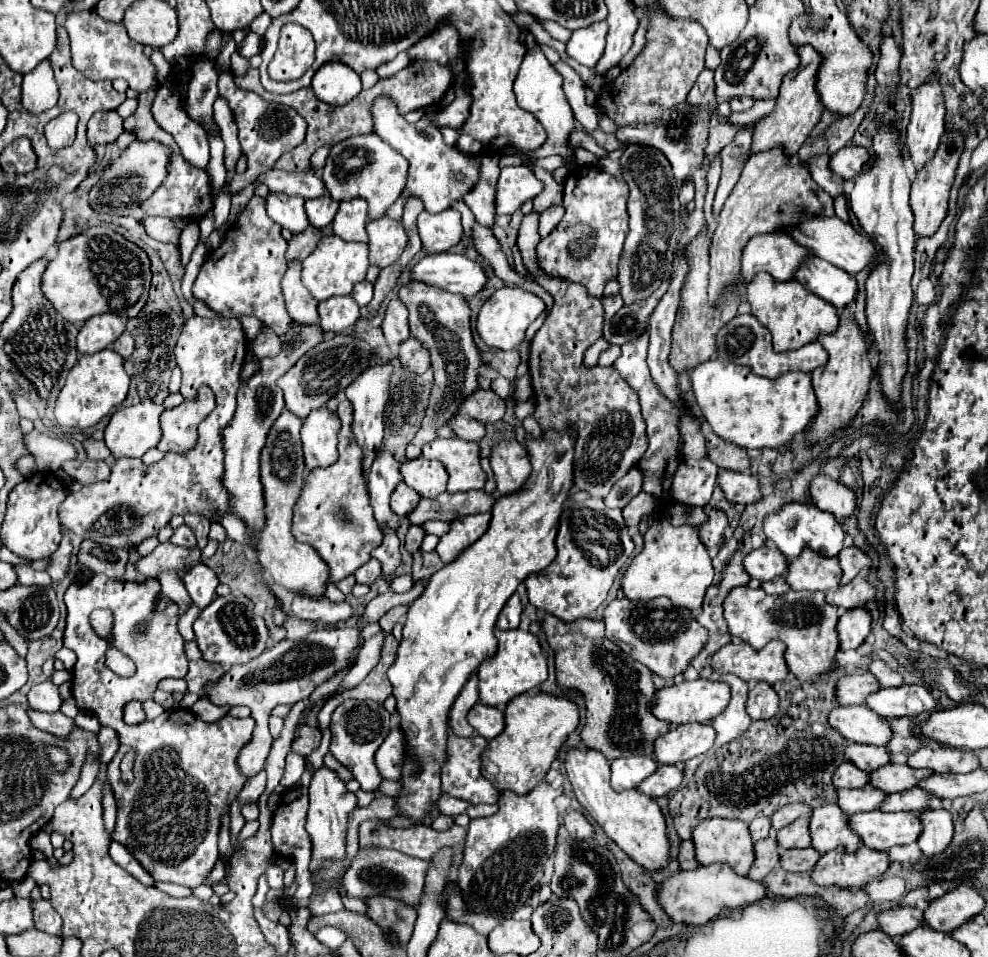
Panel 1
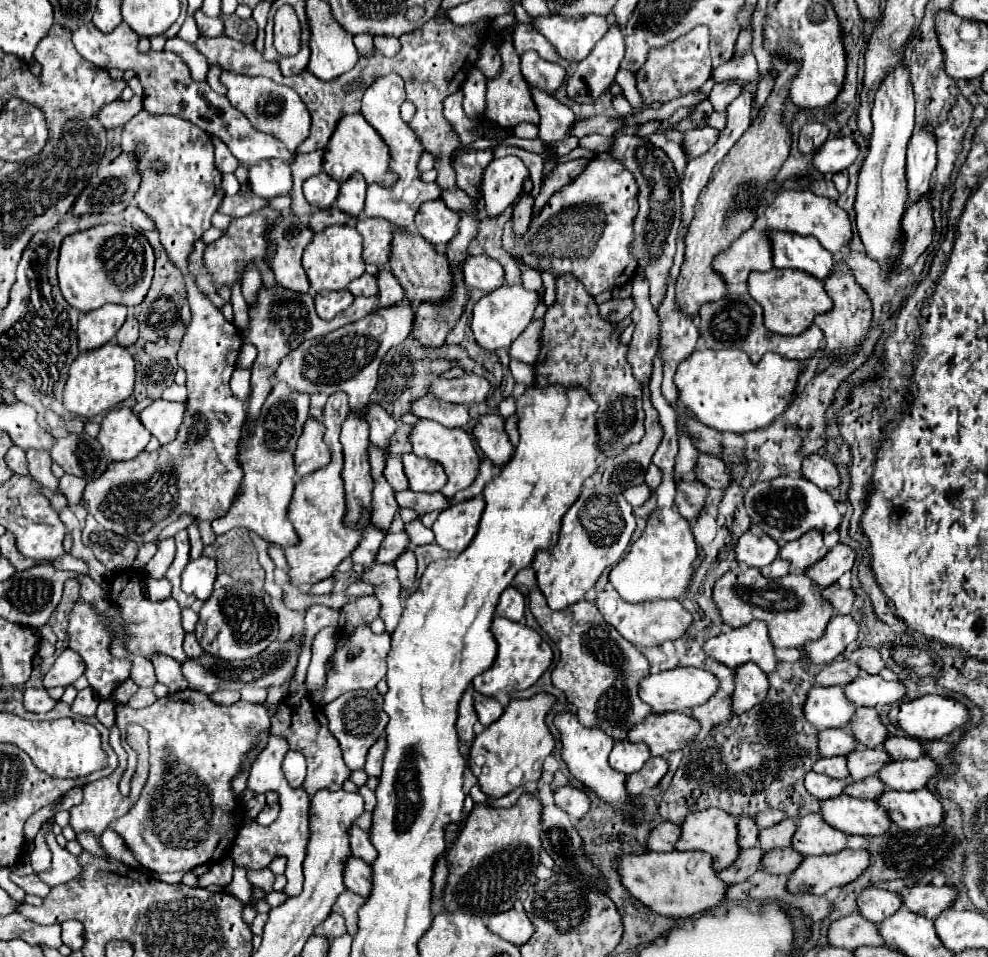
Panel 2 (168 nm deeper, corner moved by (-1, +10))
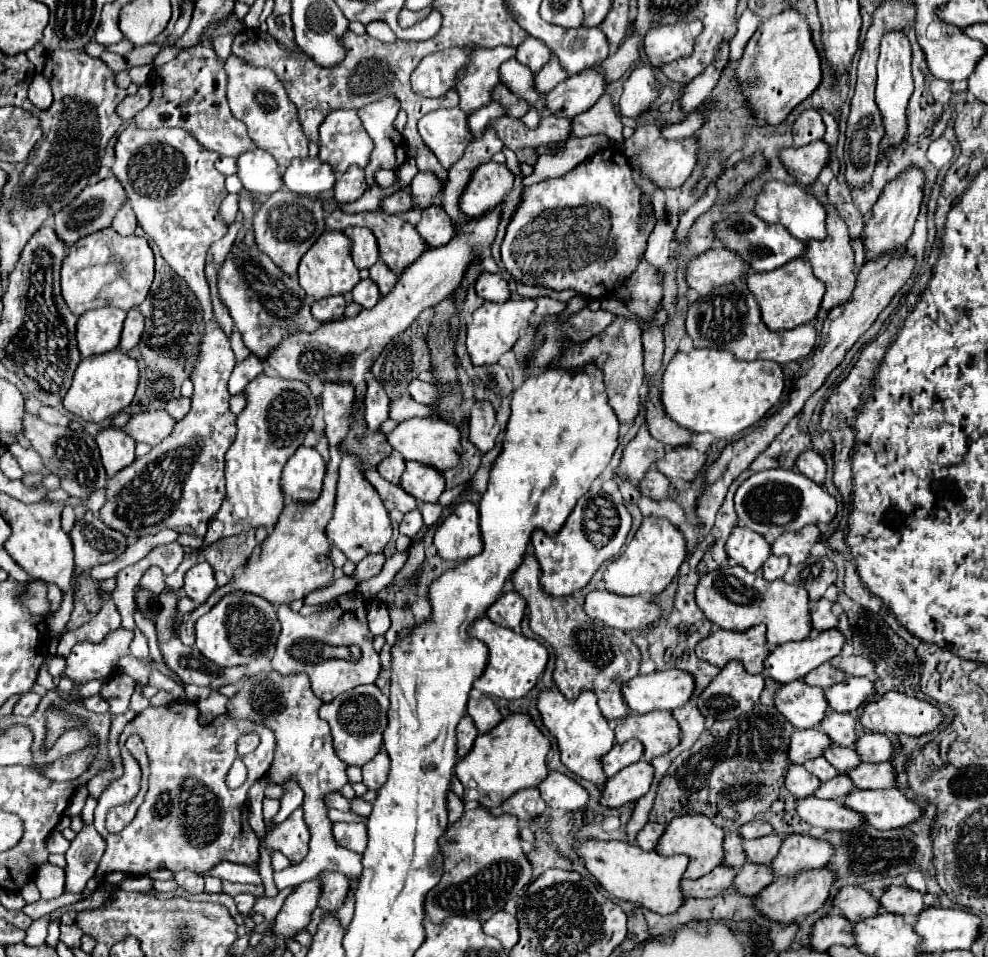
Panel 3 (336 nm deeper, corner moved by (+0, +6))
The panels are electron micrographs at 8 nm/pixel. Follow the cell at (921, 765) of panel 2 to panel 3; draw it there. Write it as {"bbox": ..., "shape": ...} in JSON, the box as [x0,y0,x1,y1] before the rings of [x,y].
{"bbox":[848,763,896,789],"shape":[[[862,763],[852,769],[848,777],[858,789],[894,789],[896,769],[892,763]]]}

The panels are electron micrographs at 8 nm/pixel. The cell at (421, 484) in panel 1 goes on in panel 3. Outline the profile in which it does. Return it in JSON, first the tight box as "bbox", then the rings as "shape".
{"bbox":[400,461,446,501],"shape":[[[406,461],[406,469],[402,473],[402,483],[400,487],[416,497],[418,501],[438,501],[442,491],[446,489],[446,481],[442,477],[440,471],[436,471],[434,467],[426,467],[418,461]]]}

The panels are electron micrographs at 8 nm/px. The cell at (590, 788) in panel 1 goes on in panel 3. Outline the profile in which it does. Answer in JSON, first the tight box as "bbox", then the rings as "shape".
{"bbox":[538,687,614,787],"shape":[[[552,687],[552,689],[540,693],[538,709],[540,709],[544,725],[548,727],[548,731],[558,741],[562,763],[574,775],[602,787],[608,781],[608,777],[606,777],[606,773],[602,769],[602,757],[614,745],[614,731],[610,729],[608,721],[602,717],[598,705],[596,705],[596,695],[586,691],[576,701],[568,701],[568,699],[564,699],[564,695],[556,687]]]}

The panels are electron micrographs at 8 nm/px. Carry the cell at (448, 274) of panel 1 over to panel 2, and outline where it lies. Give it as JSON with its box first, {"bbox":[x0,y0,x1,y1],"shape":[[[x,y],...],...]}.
{"bbox":[463,255,505,293],"shape":[[[487,255],[467,257],[467,265],[463,265],[463,273],[469,287],[475,287],[487,293],[499,289],[505,279],[503,267]]]}

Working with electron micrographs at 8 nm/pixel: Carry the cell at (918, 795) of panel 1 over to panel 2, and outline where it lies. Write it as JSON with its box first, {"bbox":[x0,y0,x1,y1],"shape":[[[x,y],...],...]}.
{"bbox":[843,777,883,799],"shape":[[[865,777],[861,781],[851,781],[843,793],[857,799],[875,799],[879,793],[883,793],[883,783],[877,777]]]}

